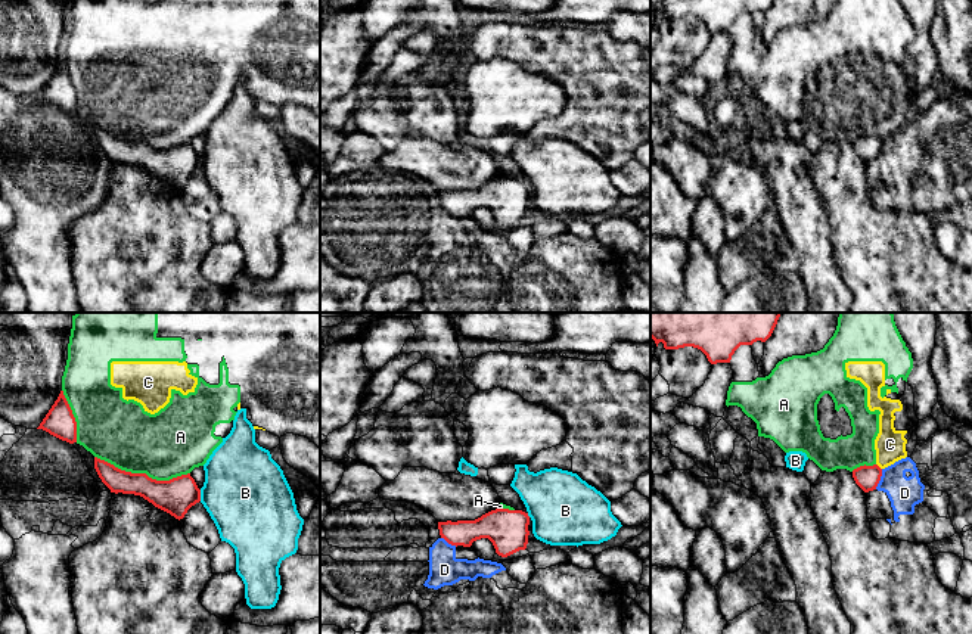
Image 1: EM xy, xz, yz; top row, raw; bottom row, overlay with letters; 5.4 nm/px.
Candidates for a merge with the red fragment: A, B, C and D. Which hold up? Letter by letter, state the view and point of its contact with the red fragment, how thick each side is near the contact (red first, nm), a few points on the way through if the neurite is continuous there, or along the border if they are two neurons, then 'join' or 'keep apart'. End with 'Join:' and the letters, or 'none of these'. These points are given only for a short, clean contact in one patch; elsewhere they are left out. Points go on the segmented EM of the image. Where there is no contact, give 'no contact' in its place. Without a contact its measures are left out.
A: meets red in xy at (142, 474); 190 nm thick on the red side, 360 nm on the other; keep apart
B: meets red in xy at (199, 496); 190 nm thick on the red side, 460 nm on the other; keep apart
C: meets red in yz at (878, 466); 130 nm thick on the red side, 170 nm on the other; border along yz (876, 463), (881, 469); keep apart
D: meets red in yz at (879, 479); 130 nm thick on the red side, 180 nm on the other; border along yz (882, 469), (881, 479), (875, 488); keep apart
Join: none of these

